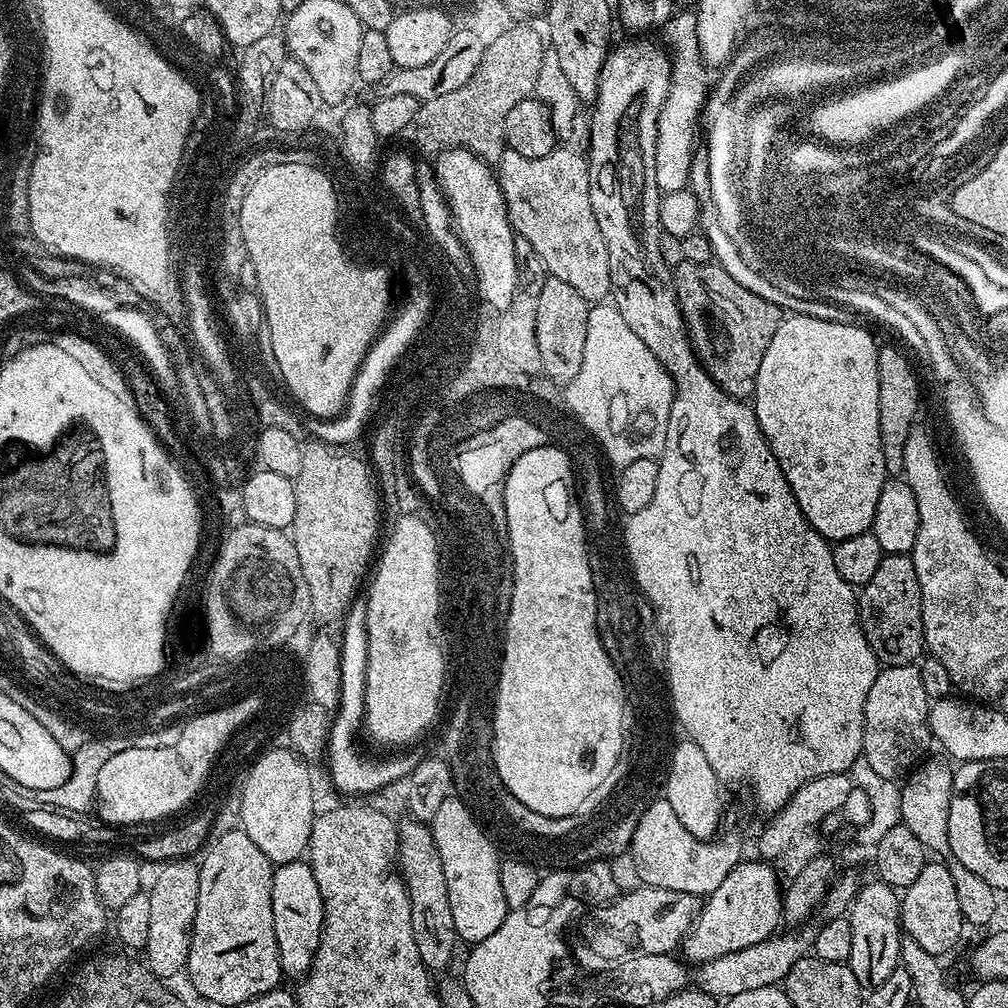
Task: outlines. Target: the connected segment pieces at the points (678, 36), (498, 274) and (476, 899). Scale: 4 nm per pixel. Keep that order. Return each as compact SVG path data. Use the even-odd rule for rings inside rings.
M677 11L662 29L663 43L671 57L672 73L667 80L666 102L658 118L658 138L656 139L656 181L661 193L682 190L688 187L690 166L696 148L696 127L702 124L705 104L710 91L708 80L709 65L704 63L698 50L698 22L695 11Z
M450 148L435 153L434 167L440 191L443 193L443 199L451 213L454 231L459 236L461 243L464 244L470 257L476 258L476 265L474 266L475 291L478 292L484 288L484 296L488 296L488 300L492 300L493 304L500 304L500 307L503 307L504 304L510 303L516 297L521 278L514 258L514 242L517 235L512 231L508 207L504 201L500 184L496 181L495 171L486 161L481 160L465 148Z
M453 794L438 810L434 821L434 835L438 854L442 858L442 870L446 870L446 890L450 890L450 910L454 913L454 926L456 935L465 945L471 946L482 942L482 938L490 938L498 926L507 918L509 908L506 906L506 898L502 895L502 882L498 879L498 859L494 857L492 848L481 835L480 829L472 823L472 817L468 816L465 801Z

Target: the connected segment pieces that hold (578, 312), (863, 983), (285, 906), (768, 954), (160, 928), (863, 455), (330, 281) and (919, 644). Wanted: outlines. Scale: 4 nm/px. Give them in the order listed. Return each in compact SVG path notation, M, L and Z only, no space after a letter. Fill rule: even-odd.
M548 276L540 281L536 298L536 337L542 367L552 376L568 379L576 369L582 368L582 354L586 354L586 322L589 301L574 290L574 286L562 282L562 278ZM540 291L540 292L539 292Z
M865 883L852 899L846 913L851 931L850 958L846 963L852 967L854 978L858 978L861 988L865 990L882 986L882 982L894 974L900 963L900 902L897 889L891 888L889 884Z
M301 858L275 865L272 873L272 909L283 975L303 977L312 964L324 929L322 890L318 890L314 870L309 866L307 859Z
M804 926L799 930L788 930L785 936L780 935L773 934L754 946L734 950L734 954L722 954L722 958L714 958L699 965L695 969L695 983L702 991L717 998L737 996L746 994L746 990L762 990L779 985L786 978L786 974L790 974L790 966L794 966L794 962L798 962L811 949L816 928Z
M191 859L170 860L163 865L164 868L156 876L152 888L148 892L150 898L150 934L146 938L146 946L142 950L143 959L149 970L161 980L171 981L171 976L176 976L185 971L188 963L188 951L192 941L192 927L194 926L194 914L198 910L198 878L200 877L199 863Z
M795 314L785 315L783 322L774 330L774 339L766 346L766 355L762 358L762 366L758 366L758 378L754 393L754 407L758 426L768 440L774 458L778 458L778 466L782 466L782 474L786 474L786 482L790 482L790 490L798 502L804 517L822 534L825 540L835 542L854 538L854 534L869 531L874 522L874 510L878 510L878 494L882 494L882 486L886 479L884 455L882 454L882 438L880 437L880 395L878 394L878 354L880 348L876 340L860 328L859 323L839 324L826 322L822 318L810 318Z
M284 169L274 170L267 174L260 175L260 180L254 181L252 192L244 203L244 225L242 226L242 237L245 238L246 250L249 258L252 259L256 275L260 277L262 285L262 298L268 298L270 322L270 338L276 339L276 356L278 362L284 364L284 377L289 380L295 394L300 396L303 405L308 404L312 412L335 412L343 409L347 400L348 392L351 390L355 380L356 372L360 364L367 356L371 346L375 343L377 336L384 330L390 319L390 309L392 304L392 288L388 285L388 276L380 266L376 266L369 274L364 268L352 268L348 265L348 260L340 257L340 250L332 241L333 223L333 203L331 199L331 189L324 176L318 172L304 169Z
M885 554L882 562L878 562L878 570L874 570L874 578L859 589L858 607L864 637L881 665L916 664L921 659L925 651L922 590L918 586L918 574L911 555Z

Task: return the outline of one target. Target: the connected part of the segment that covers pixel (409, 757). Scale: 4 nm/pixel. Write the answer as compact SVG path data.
M358 594L352 600L351 607L345 613L342 620L342 640L340 638L340 666L341 666L341 688L339 706L336 715L330 727L328 746L326 751L326 761L330 766L330 778L333 784L344 794L370 794L382 790L402 779L404 781L411 777L412 772L417 768L418 762L427 757L427 750L416 748L420 746L409 747L406 752L400 756L388 756L386 758L370 758L364 756L358 750L354 740L356 734L363 729L365 717L365 674L368 669L368 598L367 595Z

